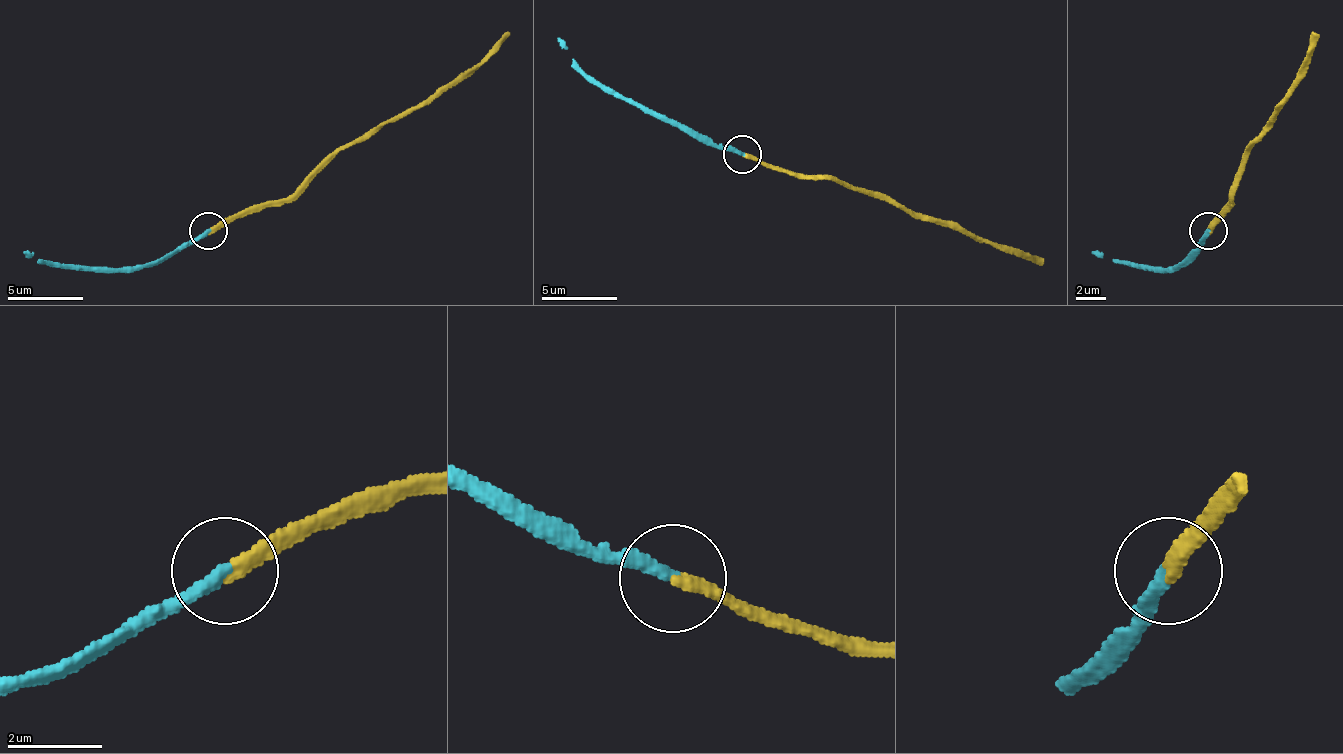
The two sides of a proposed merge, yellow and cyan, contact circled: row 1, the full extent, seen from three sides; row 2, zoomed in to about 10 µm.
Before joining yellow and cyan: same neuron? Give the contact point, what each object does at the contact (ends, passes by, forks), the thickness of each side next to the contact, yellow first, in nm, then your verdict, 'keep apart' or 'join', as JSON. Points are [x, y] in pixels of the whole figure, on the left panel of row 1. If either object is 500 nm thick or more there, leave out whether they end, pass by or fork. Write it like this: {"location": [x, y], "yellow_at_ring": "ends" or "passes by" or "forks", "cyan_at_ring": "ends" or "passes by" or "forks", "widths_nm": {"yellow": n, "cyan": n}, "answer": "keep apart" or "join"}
{"location": [208, 231], "yellow_at_ring": "ends", "cyan_at_ring": "ends", "widths_nm": {"yellow": 280, "cyan": 280}, "answer": "join"}

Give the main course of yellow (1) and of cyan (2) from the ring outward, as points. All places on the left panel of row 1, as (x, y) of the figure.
1: (209, 232), (239, 216), (288, 201), (337, 152), (446, 92), (510, 32)
2: (209, 232), (126, 269), (62, 269), (24, 250)

